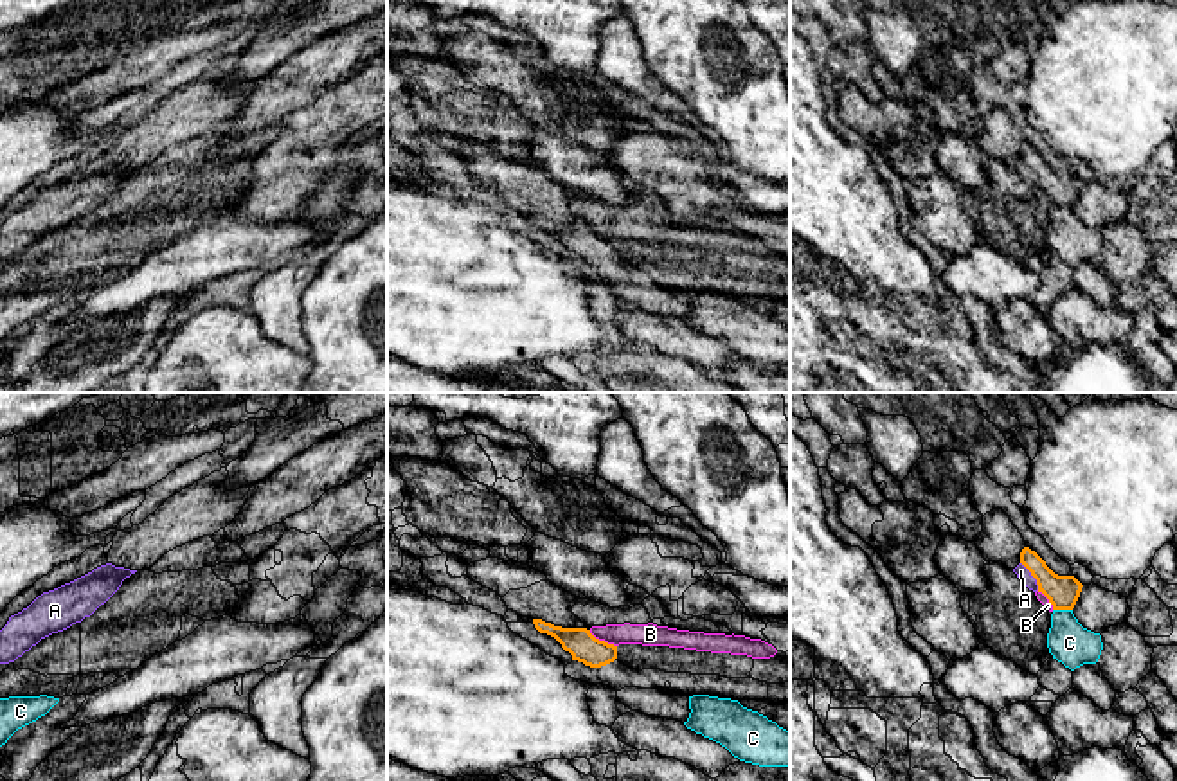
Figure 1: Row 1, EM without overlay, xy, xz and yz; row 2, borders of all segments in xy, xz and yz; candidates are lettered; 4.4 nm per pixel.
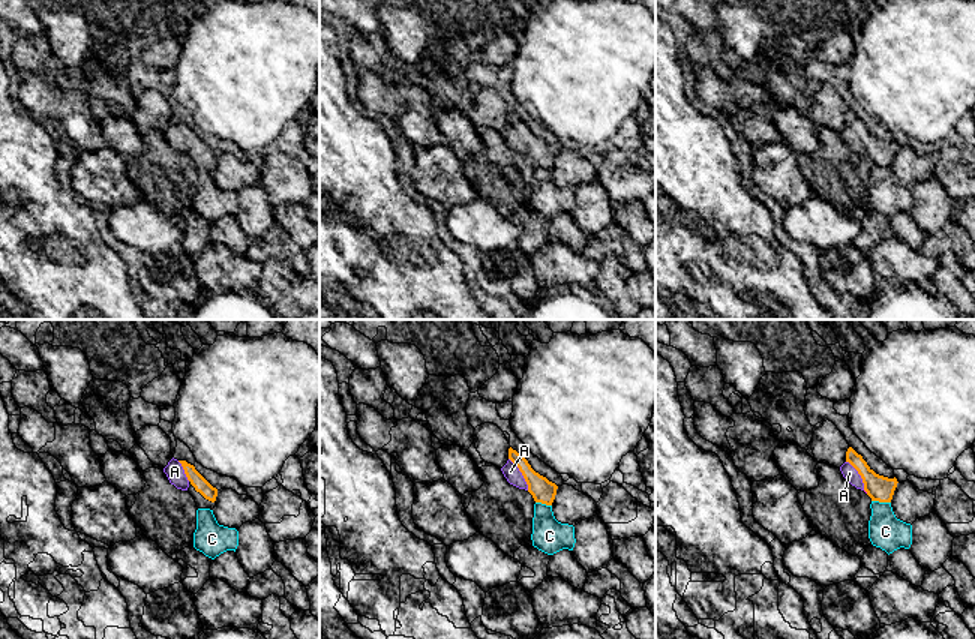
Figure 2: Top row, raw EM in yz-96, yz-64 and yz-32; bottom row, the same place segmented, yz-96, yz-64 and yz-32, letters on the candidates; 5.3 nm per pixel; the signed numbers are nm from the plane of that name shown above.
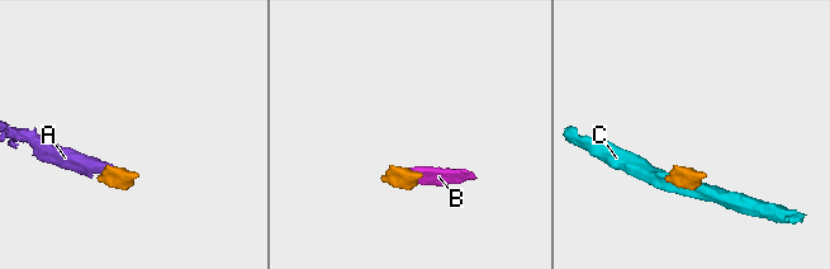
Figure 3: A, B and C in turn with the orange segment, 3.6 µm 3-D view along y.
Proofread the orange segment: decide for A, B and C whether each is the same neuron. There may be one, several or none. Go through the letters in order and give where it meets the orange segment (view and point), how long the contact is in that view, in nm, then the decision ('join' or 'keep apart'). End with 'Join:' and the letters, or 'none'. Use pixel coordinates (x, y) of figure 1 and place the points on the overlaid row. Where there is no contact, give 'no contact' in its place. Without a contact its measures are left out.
A: yz (1032, 574) | 150 nm | join
B: xz (603, 641) | 150 nm | keep apart
C: yz (1062, 609) | 90 nm | keep apart
Join: A

